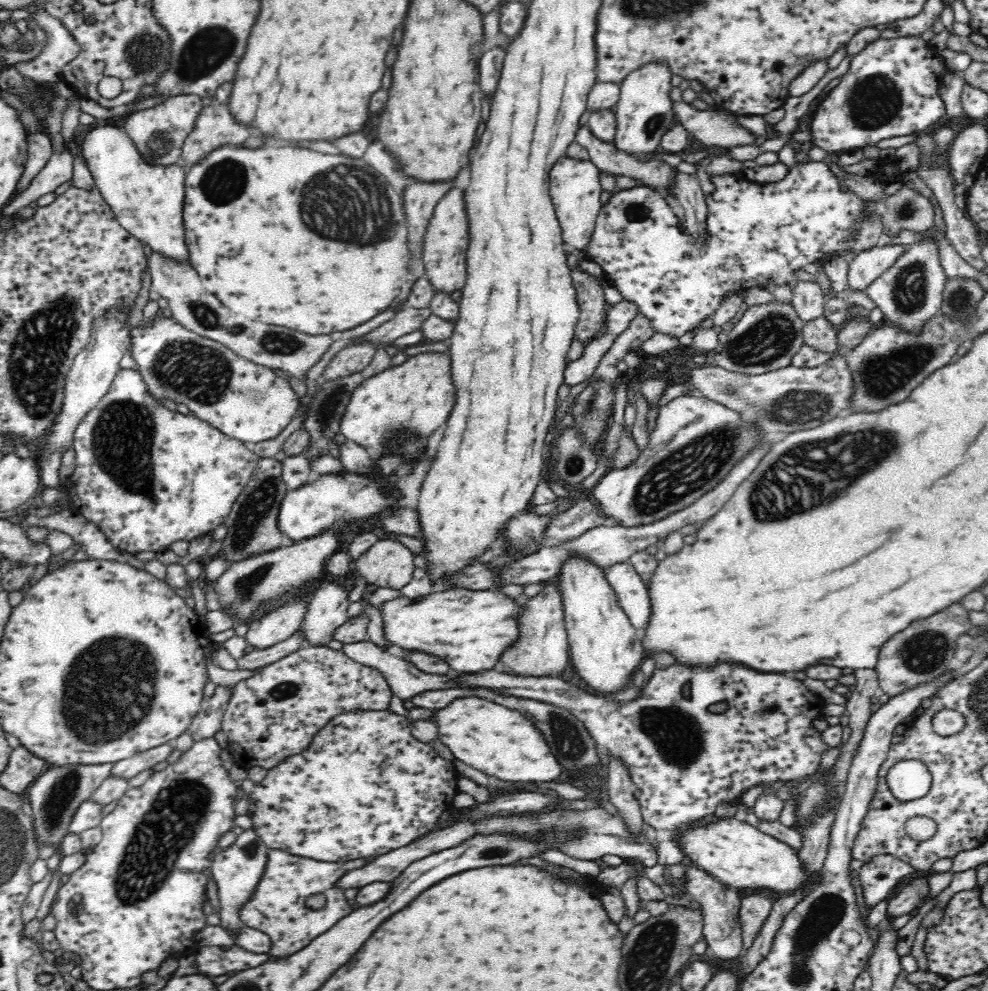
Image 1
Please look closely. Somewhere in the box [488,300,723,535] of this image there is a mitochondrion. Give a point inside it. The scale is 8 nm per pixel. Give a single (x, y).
(573, 462)

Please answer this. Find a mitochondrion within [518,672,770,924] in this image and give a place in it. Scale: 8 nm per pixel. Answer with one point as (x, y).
(678, 737)

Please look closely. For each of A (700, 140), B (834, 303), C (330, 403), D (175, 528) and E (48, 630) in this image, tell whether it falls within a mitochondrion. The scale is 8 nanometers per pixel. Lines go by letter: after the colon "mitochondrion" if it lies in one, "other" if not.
A: other
B: other
C: mitochondrion
D: other
E: other

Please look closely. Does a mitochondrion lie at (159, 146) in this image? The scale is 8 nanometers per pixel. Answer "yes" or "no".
yes

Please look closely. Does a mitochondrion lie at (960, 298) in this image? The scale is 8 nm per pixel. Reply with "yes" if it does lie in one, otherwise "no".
yes

